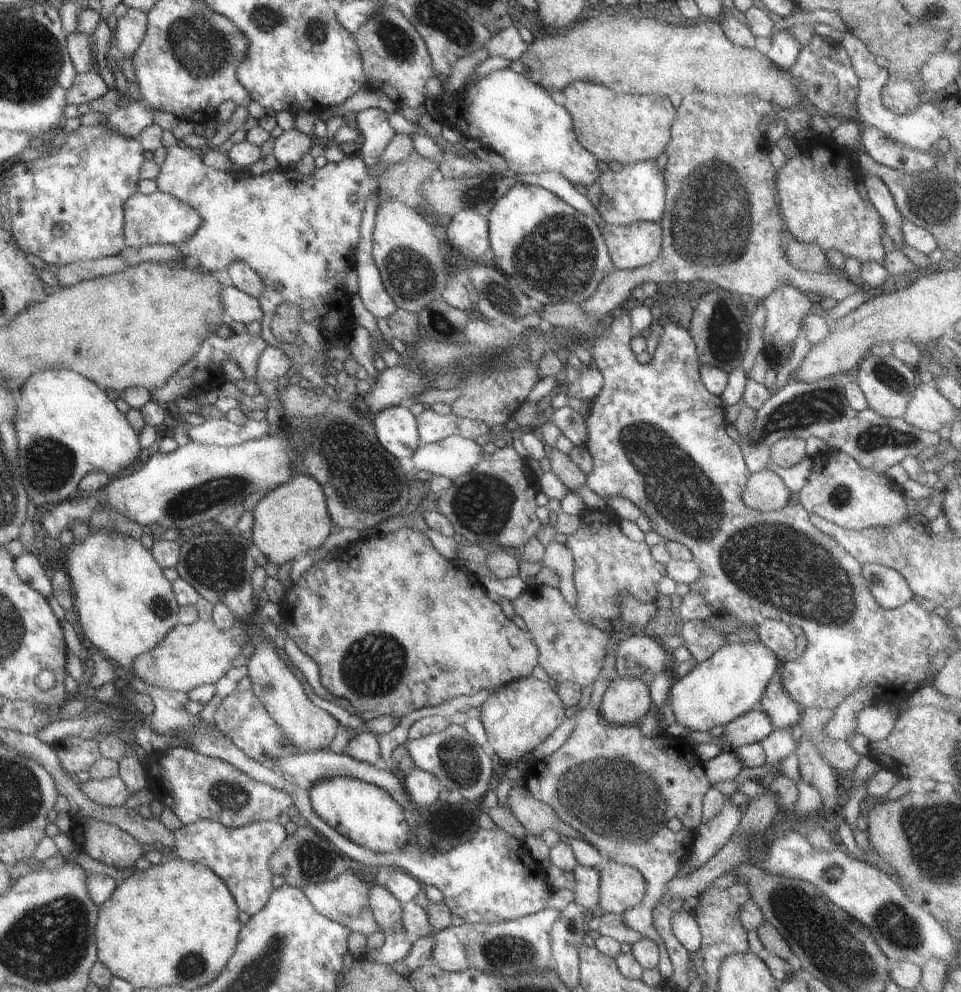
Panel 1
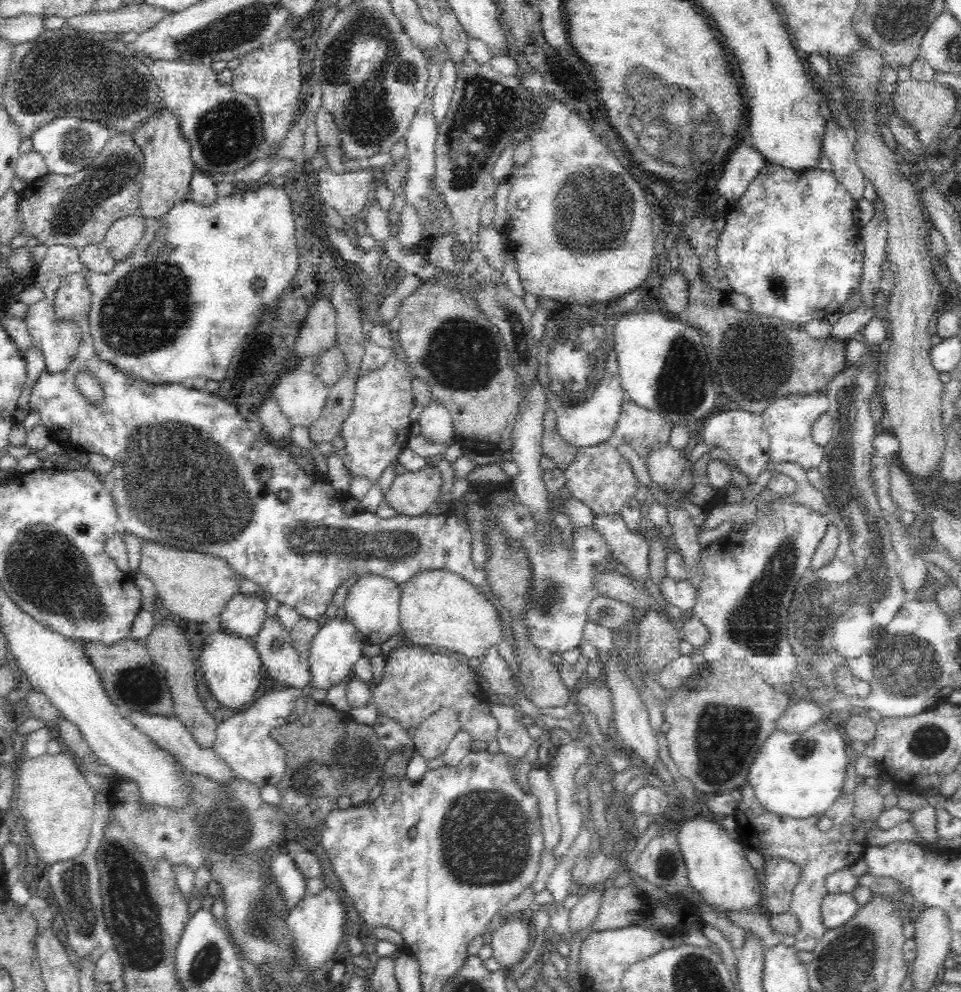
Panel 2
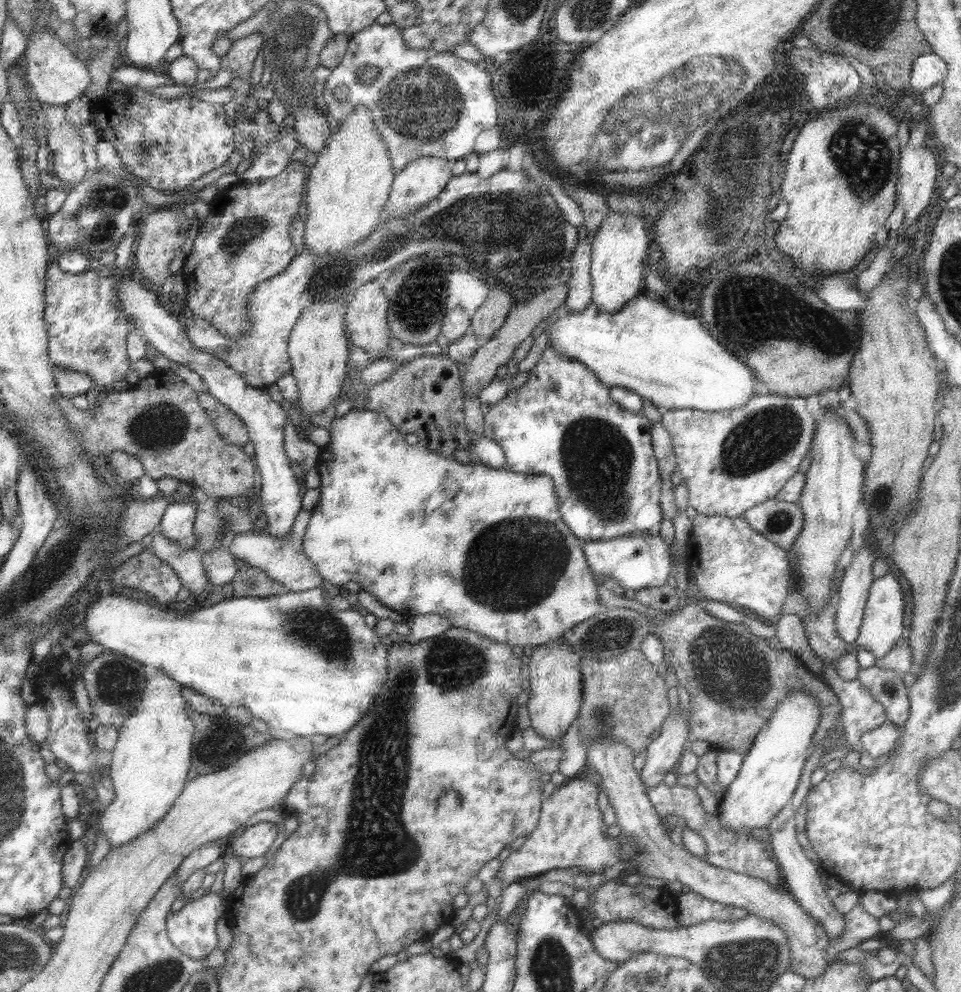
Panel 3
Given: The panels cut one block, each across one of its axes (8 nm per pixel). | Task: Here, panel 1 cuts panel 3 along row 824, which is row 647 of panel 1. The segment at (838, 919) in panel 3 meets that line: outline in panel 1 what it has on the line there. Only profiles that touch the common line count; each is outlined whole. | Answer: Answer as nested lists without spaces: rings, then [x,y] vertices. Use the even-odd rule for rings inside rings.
[[[765,620],[763,624],[757,626],[755,634],[759,636],[761,644],[765,644],[779,658],[779,656],[787,656],[789,652],[795,650],[795,634],[791,634],[789,628],[791,626],[785,622]]]

